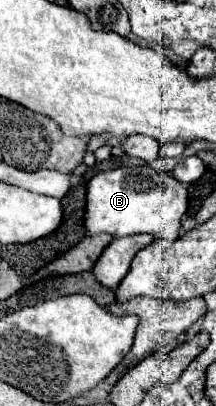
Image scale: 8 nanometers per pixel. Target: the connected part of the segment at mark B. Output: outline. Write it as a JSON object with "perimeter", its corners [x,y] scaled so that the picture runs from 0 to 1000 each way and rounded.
{"perimeter":[[[546,411],[435,431],[398,475],[398,569],[407,579],[500,574],[519,584],[685,574],[722,589],[815,594],[833,584],[843,534],[870,515],[870,470],[787,426],[657,411]]]}

